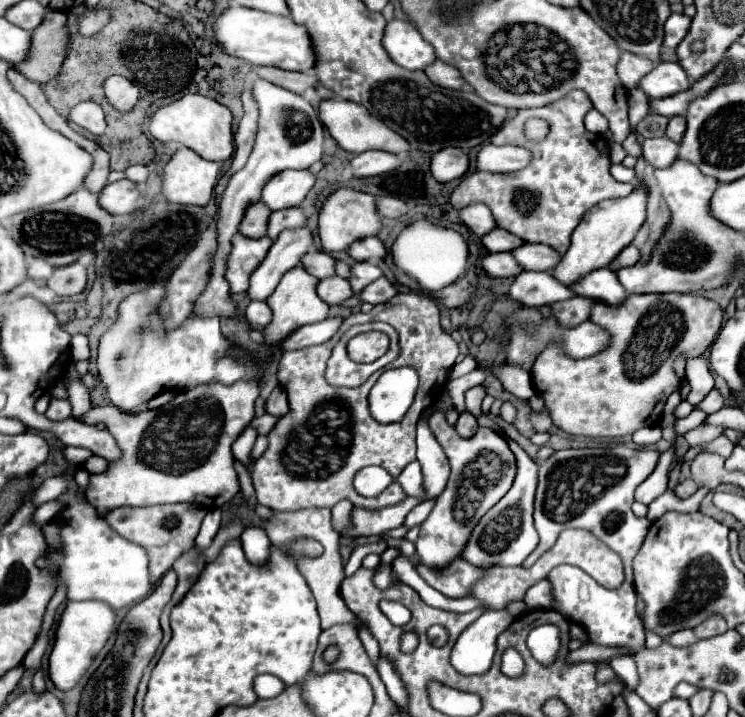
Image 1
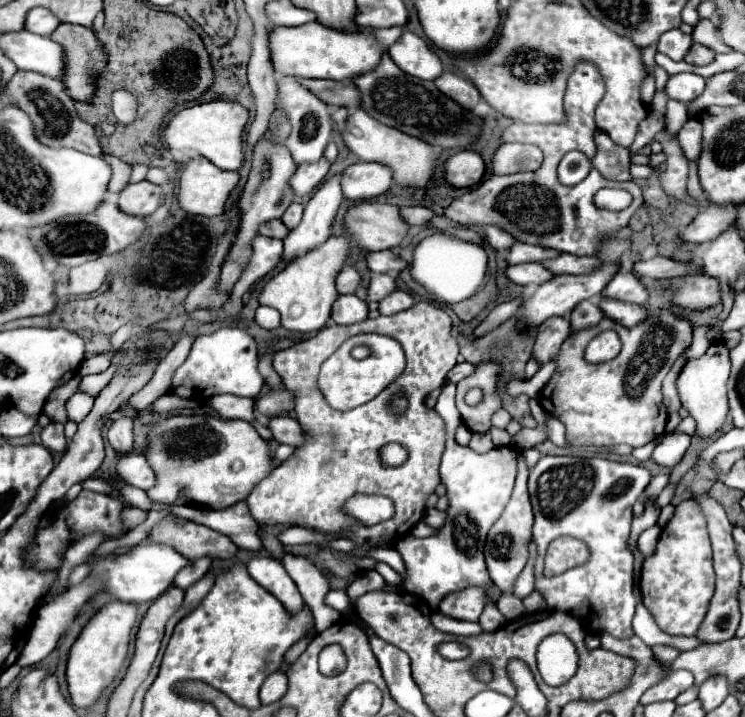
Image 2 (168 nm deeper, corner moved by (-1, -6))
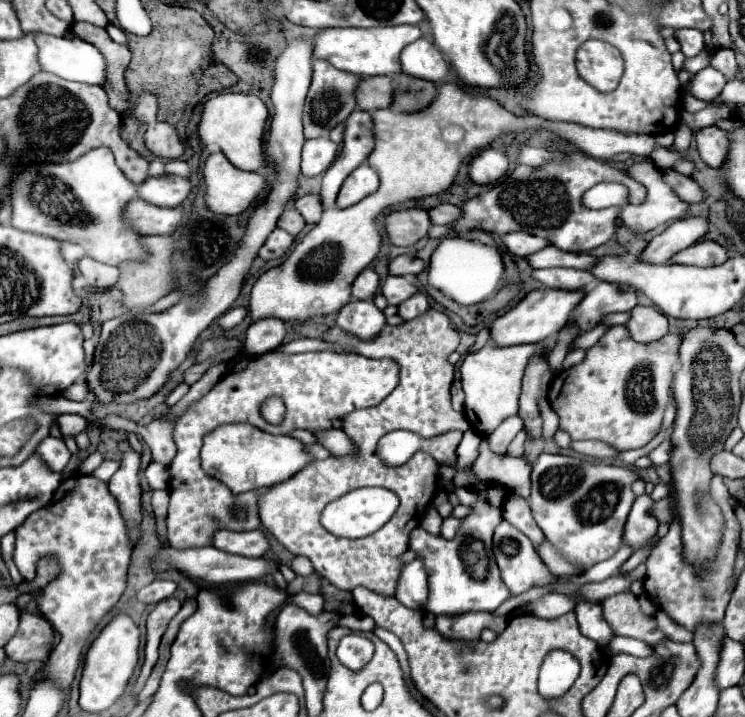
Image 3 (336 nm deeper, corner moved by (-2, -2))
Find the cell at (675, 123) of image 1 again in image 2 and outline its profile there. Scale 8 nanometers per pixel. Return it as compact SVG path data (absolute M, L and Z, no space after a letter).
M689 118L683 128L679 130L679 142L681 142L681 148L685 152L685 156L693 162L697 162L699 158L699 150L701 150L701 136L703 134L703 126L699 126L699 120L697 118Z

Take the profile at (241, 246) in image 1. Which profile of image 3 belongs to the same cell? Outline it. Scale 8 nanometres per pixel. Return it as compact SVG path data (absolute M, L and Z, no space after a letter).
M274 228L272 234L266 238L264 246L260 248L260 258L266 260L266 262L276 260L276 258L284 256L284 252L292 246L292 242L294 242L294 238L288 232L284 232L280 228Z

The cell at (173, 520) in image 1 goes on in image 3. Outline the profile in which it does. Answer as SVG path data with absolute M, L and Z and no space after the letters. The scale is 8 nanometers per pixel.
M218 530L212 536L212 546L218 550L224 550L228 554L240 554L248 558L260 558L268 550L268 540L262 534L262 530L250 530L250 532L230 532L230 530Z

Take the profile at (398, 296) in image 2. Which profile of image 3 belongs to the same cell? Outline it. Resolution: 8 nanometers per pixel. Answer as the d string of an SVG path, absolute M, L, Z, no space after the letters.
M416 292L412 294L408 300L404 300L400 306L398 306L398 316L402 320L412 320L420 314L424 314L424 310L428 310L430 304L428 304L428 298L424 292Z

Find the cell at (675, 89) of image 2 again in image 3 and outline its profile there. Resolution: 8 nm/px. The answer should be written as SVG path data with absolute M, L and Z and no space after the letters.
M708 66L690 78L690 94L700 100L716 100L724 82L724 74Z

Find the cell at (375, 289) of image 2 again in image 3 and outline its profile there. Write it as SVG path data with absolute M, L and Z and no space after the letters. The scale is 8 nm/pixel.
M388 276L382 284L384 298L388 300L388 304L394 306L404 302L404 298L410 298L414 292L418 292L418 286L406 276Z

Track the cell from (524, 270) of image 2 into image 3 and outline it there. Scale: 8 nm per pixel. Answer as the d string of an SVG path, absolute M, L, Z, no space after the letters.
M546 268L546 270L532 270L532 278L542 282L548 288L590 288L594 278L586 270L572 270L572 268Z

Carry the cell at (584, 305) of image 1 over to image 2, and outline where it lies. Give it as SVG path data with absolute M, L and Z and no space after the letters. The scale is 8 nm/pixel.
M553 316L545 320L533 344L533 358L543 366L555 358L559 346L569 338L569 318L567 316Z

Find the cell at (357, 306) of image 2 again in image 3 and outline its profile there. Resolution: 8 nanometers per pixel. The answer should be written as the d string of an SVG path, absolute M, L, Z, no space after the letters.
M354 300L354 302L348 302L338 312L336 324L342 330L368 340L368 338L378 334L380 326L384 326L384 314L370 300L364 300L364 302Z

